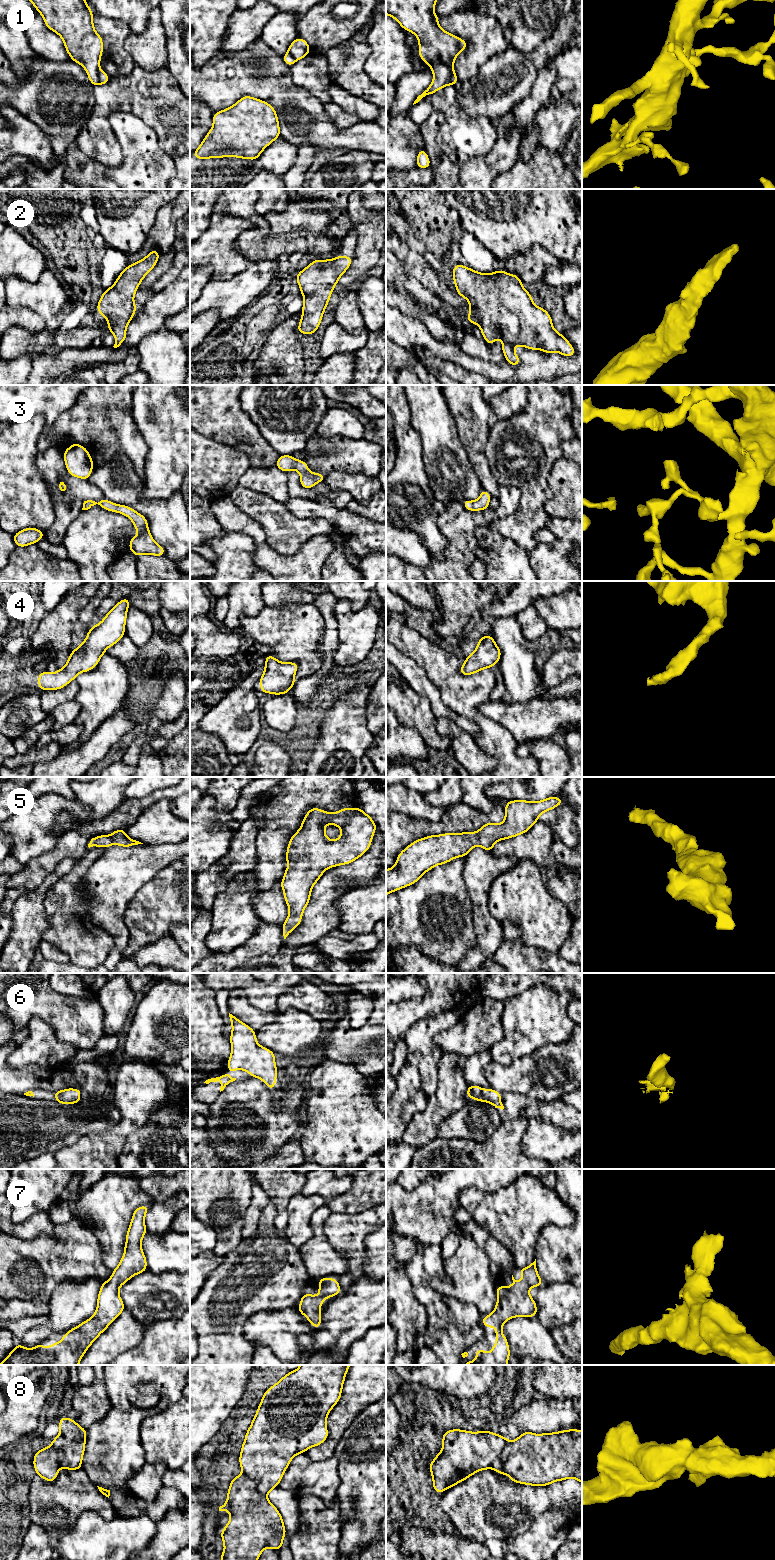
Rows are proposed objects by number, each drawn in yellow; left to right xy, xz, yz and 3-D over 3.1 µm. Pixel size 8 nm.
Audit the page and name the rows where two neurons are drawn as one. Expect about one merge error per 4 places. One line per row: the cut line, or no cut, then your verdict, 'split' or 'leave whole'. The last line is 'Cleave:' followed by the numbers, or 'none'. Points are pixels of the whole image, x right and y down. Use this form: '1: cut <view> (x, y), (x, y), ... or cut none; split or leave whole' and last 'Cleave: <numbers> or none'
1: cut none; leave whole
2: cut none; leave whole
3: cut none; leave whole
4: cut none; leave whole
5: cut none; leave whole
6: cut none; leave whole
7: cut none; leave whole
8: cut yz (508, 1441), (502, 1456), (495, 1462), (492, 1468); split
Cleave: 8

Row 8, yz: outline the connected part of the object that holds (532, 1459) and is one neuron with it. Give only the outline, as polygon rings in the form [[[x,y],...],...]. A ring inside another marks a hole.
[[[579,1429],[542,1434],[524,1431],[518,1438],[508,1442],[502,1458],[495,1462],[492,1469],[499,1475],[509,1475],[514,1483],[530,1486],[548,1486],[572,1477],[582,1484],[581,1458],[582,1431]]]

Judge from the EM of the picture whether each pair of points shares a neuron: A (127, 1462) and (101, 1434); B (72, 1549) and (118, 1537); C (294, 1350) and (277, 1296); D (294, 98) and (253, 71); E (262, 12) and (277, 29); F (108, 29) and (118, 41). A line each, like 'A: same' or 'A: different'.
A: same
B: same
C: different
D: same
E: different
F: same

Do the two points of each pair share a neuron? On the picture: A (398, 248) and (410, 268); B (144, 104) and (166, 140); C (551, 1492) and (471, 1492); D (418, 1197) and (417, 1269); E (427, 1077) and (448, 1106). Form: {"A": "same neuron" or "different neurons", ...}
{"A": "same neuron", "B": "same neuron", "C": "same neuron", "D": "different neurons", "E": "different neurons"}

